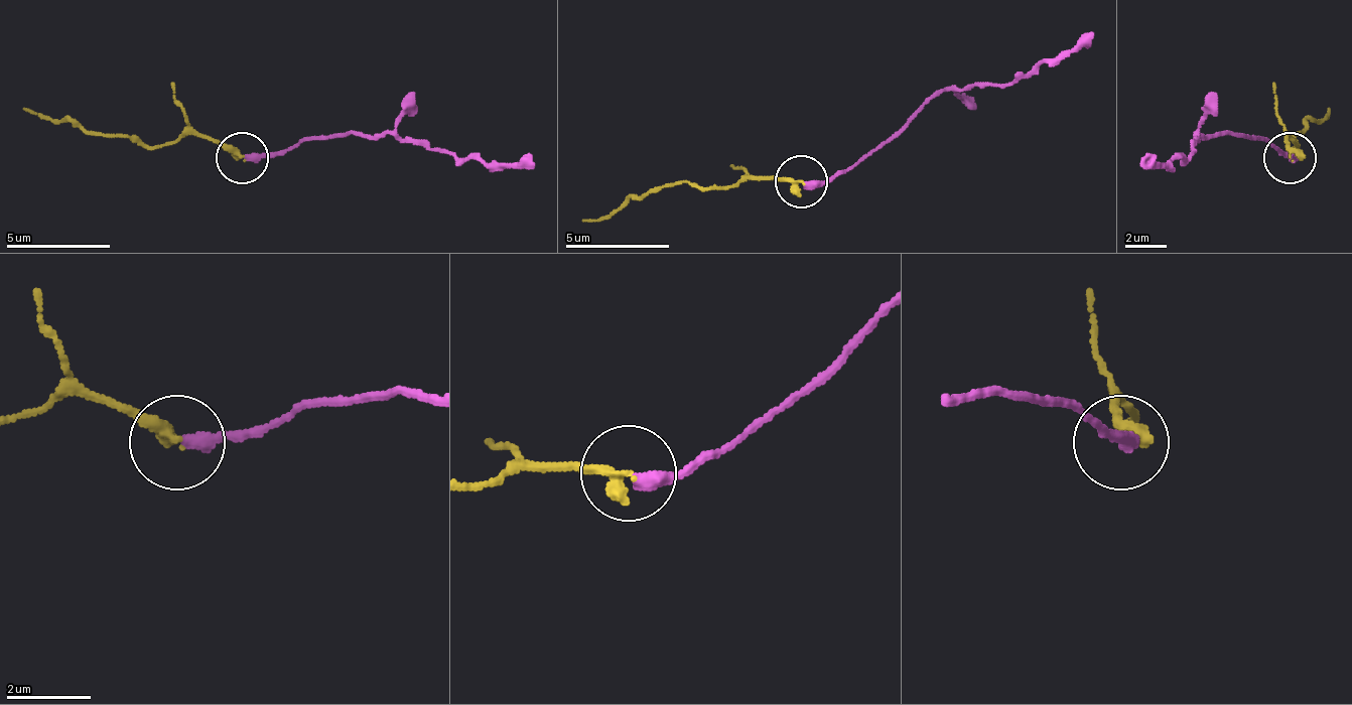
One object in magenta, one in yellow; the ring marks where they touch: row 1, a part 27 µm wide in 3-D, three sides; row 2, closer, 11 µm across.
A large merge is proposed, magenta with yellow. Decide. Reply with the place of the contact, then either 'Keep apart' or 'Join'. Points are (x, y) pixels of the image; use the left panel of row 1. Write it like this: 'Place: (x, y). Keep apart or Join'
Place: (242, 158). Keep apart

